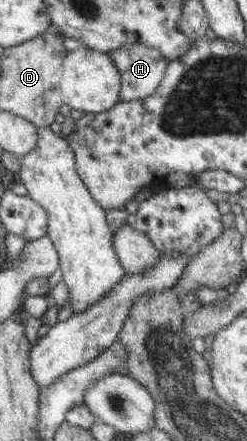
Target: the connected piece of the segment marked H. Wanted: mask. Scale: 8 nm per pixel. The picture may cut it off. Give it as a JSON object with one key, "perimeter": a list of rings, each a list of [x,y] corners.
{"perimeter":[[[121,46],[108,52],[120,76],[119,101],[149,96],[161,82],[169,60],[147,46]]]}

